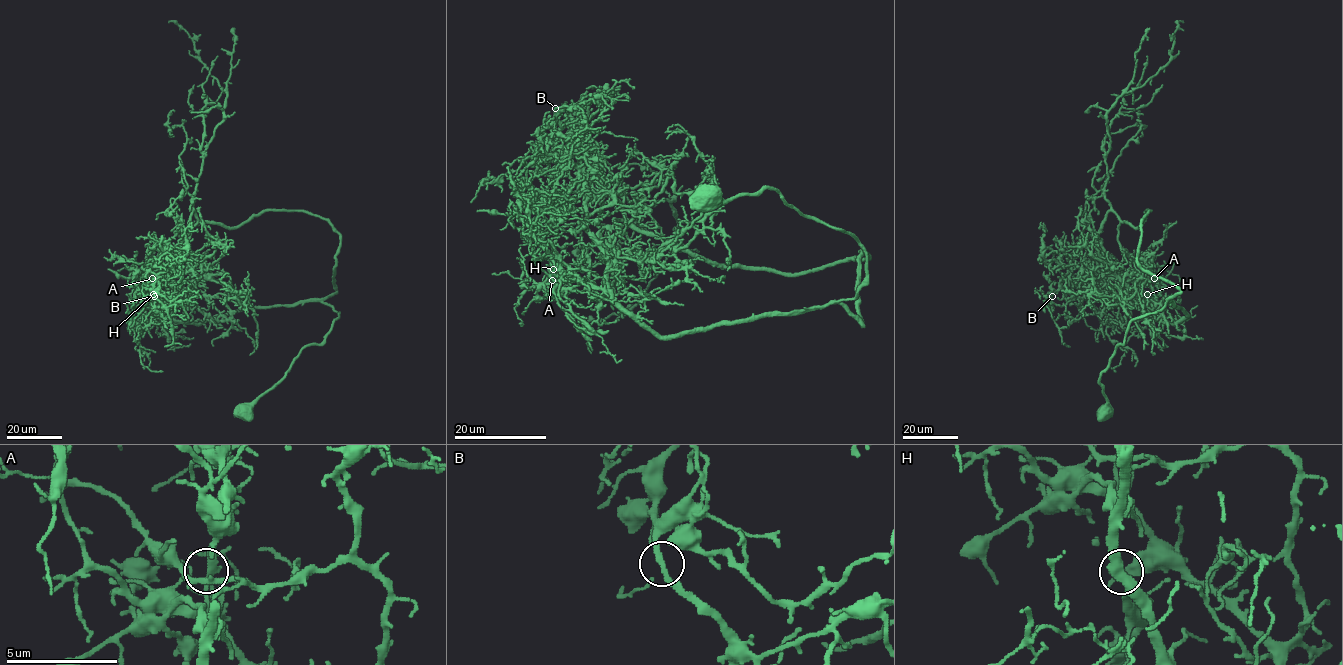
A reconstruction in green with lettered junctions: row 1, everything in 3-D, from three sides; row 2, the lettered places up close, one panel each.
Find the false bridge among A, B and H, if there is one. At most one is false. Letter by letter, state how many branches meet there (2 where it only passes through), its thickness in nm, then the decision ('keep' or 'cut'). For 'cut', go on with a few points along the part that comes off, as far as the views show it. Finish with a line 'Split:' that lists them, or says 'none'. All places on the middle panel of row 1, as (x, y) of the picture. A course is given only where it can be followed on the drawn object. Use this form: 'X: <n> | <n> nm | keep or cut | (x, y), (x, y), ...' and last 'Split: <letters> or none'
A: 2 | 260 nm | keep
B: 2 | 240 nm | keep
H: 3 | 240 nm | keep
Split: none

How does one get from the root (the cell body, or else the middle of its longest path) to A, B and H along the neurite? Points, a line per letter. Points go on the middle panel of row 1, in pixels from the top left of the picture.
A: (705, 198), (775, 189), (860, 244), (865, 284), (852, 299), (658, 336), (601, 290), (552, 280)
B: (705, 198), (775, 189), (860, 244), (865, 284), (652, 334), (610, 295), (581, 173), (546, 158), (555, 108)
H: (705, 198), (775, 189), (860, 244), (865, 284), (852, 299), (658, 336), (601, 290), (553, 269)

